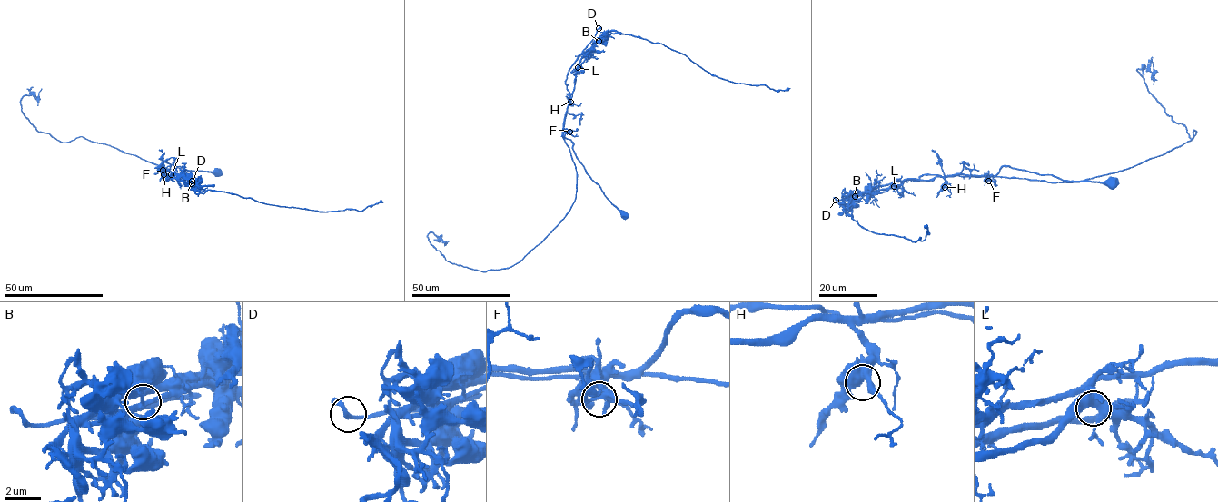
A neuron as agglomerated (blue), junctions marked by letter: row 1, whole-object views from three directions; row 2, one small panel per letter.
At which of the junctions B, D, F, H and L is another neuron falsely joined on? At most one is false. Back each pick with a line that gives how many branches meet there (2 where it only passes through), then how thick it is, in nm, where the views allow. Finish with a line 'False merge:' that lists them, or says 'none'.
B: 3 | 100 nm
False merge: B

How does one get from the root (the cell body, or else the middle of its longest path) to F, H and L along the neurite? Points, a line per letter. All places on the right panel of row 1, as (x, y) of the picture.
F: (1114, 182), (1063, 181), (1051, 174), (1037, 174), (1008, 166), (1003, 166), (995, 175), (986, 173), (988, 181)
H: (1114, 182), (1063, 181), (1051, 174), (1003, 166), (993, 176), (948, 175), (945, 178), (945, 187)
L: (1114, 182), (1063, 181), (1051, 174), (1003, 166), (993, 176), (904, 179), (895, 181), (894, 186)

